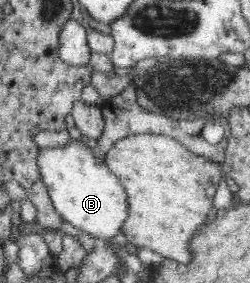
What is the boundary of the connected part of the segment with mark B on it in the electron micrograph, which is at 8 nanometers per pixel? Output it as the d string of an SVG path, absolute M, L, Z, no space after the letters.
M75 139L75 141L69 141L69 145L65 145L65 147L39 149L37 165L50 200L62 221L67 220L73 227L93 235L102 242L115 239L115 235L121 232L122 222L126 220L126 213L128 212L126 191L118 177L110 171L108 166L95 157L94 150L87 145L87 139L83 145L81 145L81 141Z

